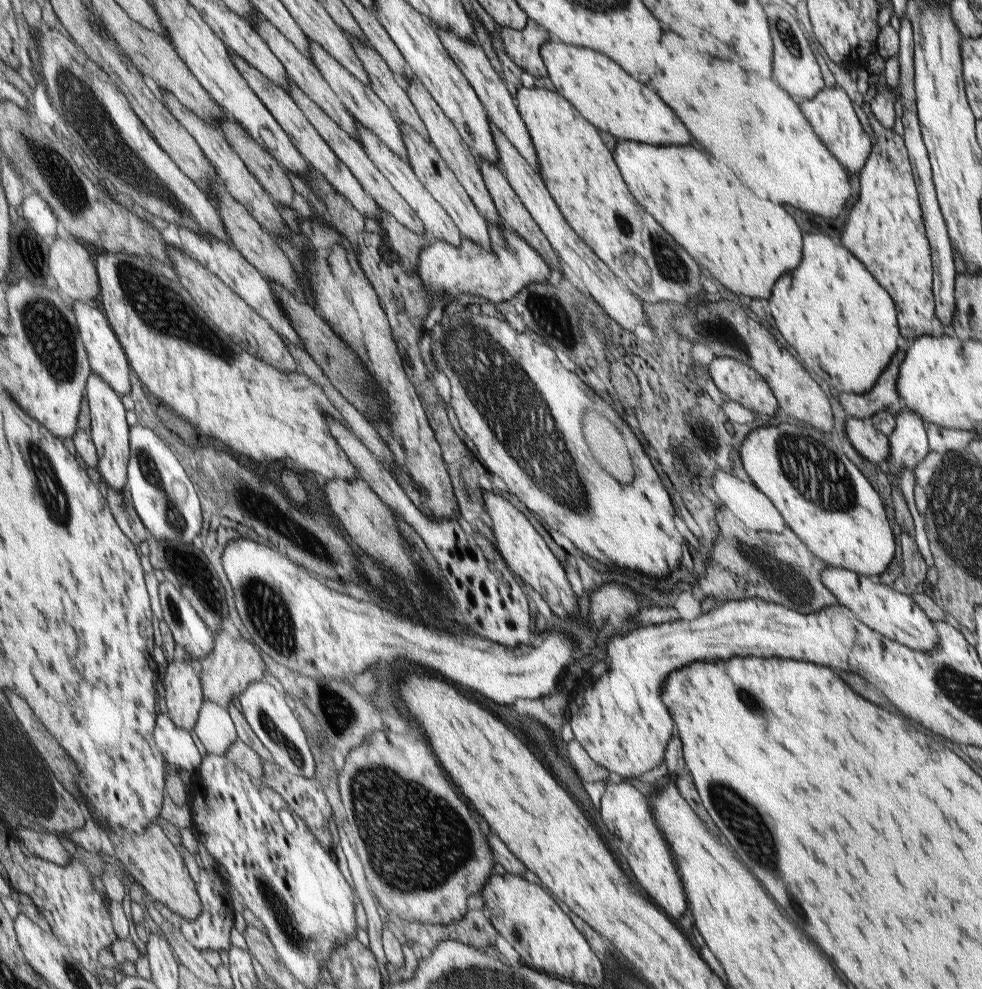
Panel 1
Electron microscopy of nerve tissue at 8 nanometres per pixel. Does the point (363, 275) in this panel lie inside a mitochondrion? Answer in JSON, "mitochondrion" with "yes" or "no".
{"mitochondrion":"no"}

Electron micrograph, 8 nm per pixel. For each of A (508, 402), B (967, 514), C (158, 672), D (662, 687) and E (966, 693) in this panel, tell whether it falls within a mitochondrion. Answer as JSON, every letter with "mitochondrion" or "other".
{"A":"mitochondrion","B":"mitochondrion","C":"other","D":"other","E":"mitochondrion"}

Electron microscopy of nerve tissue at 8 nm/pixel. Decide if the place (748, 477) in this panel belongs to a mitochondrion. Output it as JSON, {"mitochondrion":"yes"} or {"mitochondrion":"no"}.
{"mitochondrion":"no"}

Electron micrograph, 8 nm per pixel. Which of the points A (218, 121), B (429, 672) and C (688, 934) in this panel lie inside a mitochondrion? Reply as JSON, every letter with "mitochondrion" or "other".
{"A":"other","B":"other","C":"other"}

